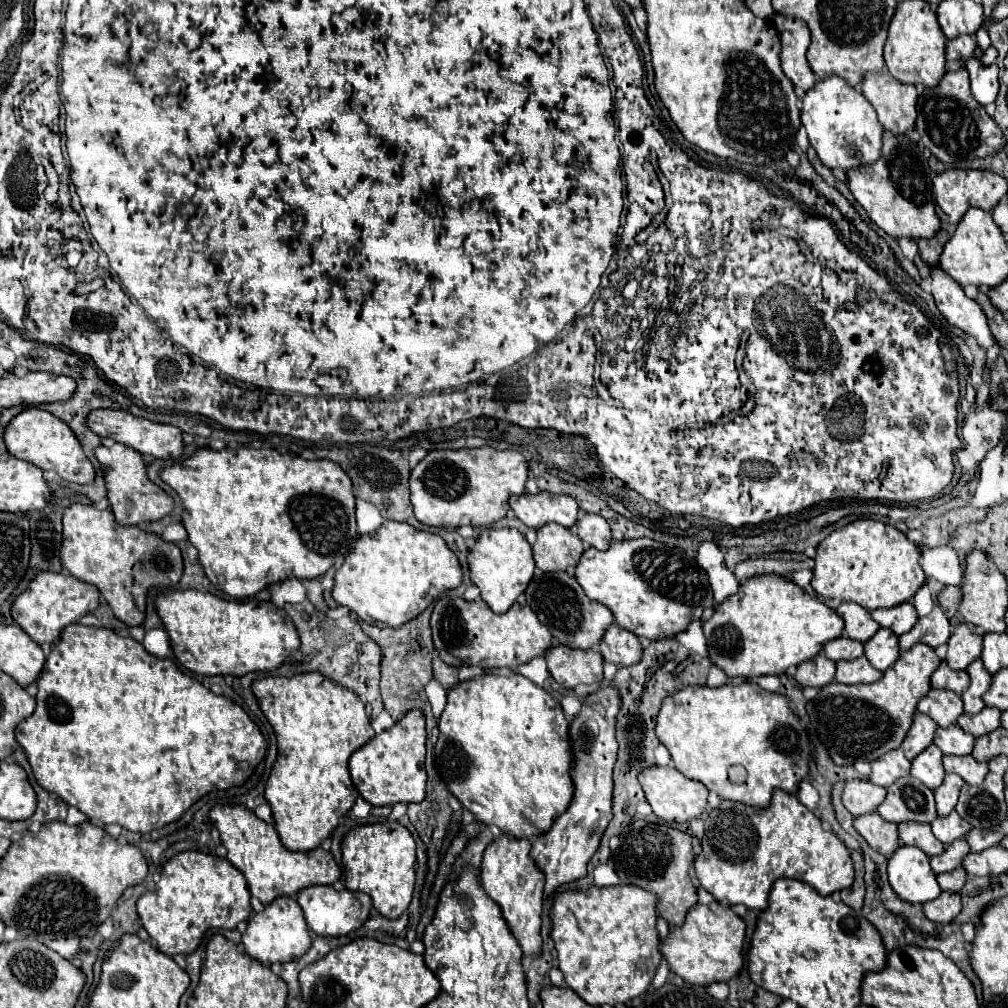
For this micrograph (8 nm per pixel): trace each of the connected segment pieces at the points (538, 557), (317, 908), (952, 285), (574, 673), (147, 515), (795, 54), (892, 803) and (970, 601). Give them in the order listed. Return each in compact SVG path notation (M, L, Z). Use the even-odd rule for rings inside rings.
M545 524L537 528L533 558L535 558L535 566L543 572L573 570L583 550L585 548L579 536L561 524Z
M307 886L305 890L297 892L297 902L303 908L307 926L319 936L341 936L351 930L357 930L365 924L371 910L371 898L363 892L351 890L335 890L333 886Z
M931 266L931 294L939 312L953 324L973 334L983 348L989 348L995 340L989 332L987 318L981 306L967 298L963 288L951 280L939 266Z
M555 644L545 654L545 662L553 680L563 688L599 686L603 680L603 658L595 648L573 650Z
M113 444L111 448L99 446L95 450L95 458L99 460L99 464L103 468L107 500L109 500L109 506L111 506L111 512L113 512L117 524L131 526L131 524L141 524L141 522L155 522L173 510L171 496L147 480L145 462L139 452L135 452L133 448L127 448L123 444Z
M773 14L771 18L779 40L781 40L781 68L785 72L785 76L799 88L809 90L813 88L813 84L817 82L805 52L809 48L809 28L803 20L797 18L789 18L789 16L781 16L781 14Z
M913 776L893 782L893 786L887 788L885 800L877 806L877 812L883 820L895 824L907 820L931 824L937 818L933 792Z
M969 550L965 554L963 566L963 582L961 582L961 604L959 614L965 622L979 626L983 632L1005 632L1005 610L1007 610L1007 578L1001 576L997 566L991 562L987 552L983 550Z

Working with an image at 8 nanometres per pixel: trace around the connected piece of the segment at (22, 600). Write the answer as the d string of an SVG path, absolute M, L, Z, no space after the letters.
M39 572L31 580L29 588L15 598L11 606L11 616L13 622L21 626L21 630L29 634L37 644L55 644L65 626L77 622L81 616L89 614L97 606L99 606L99 590L95 586L67 574Z

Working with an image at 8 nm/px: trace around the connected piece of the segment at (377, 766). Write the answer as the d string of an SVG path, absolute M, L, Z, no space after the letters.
M411 710L393 728L377 734L363 748L353 752L349 772L359 794L373 806L393 806L397 802L421 802L425 798L425 716Z

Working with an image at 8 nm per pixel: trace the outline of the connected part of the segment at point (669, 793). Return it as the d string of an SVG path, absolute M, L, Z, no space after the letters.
M671 766L643 768L639 772L639 784L643 786L645 798L651 804L655 816L659 816L665 822L687 822L689 818L697 818L707 810L709 790L705 788L705 784L685 778L677 768L671 768Z

